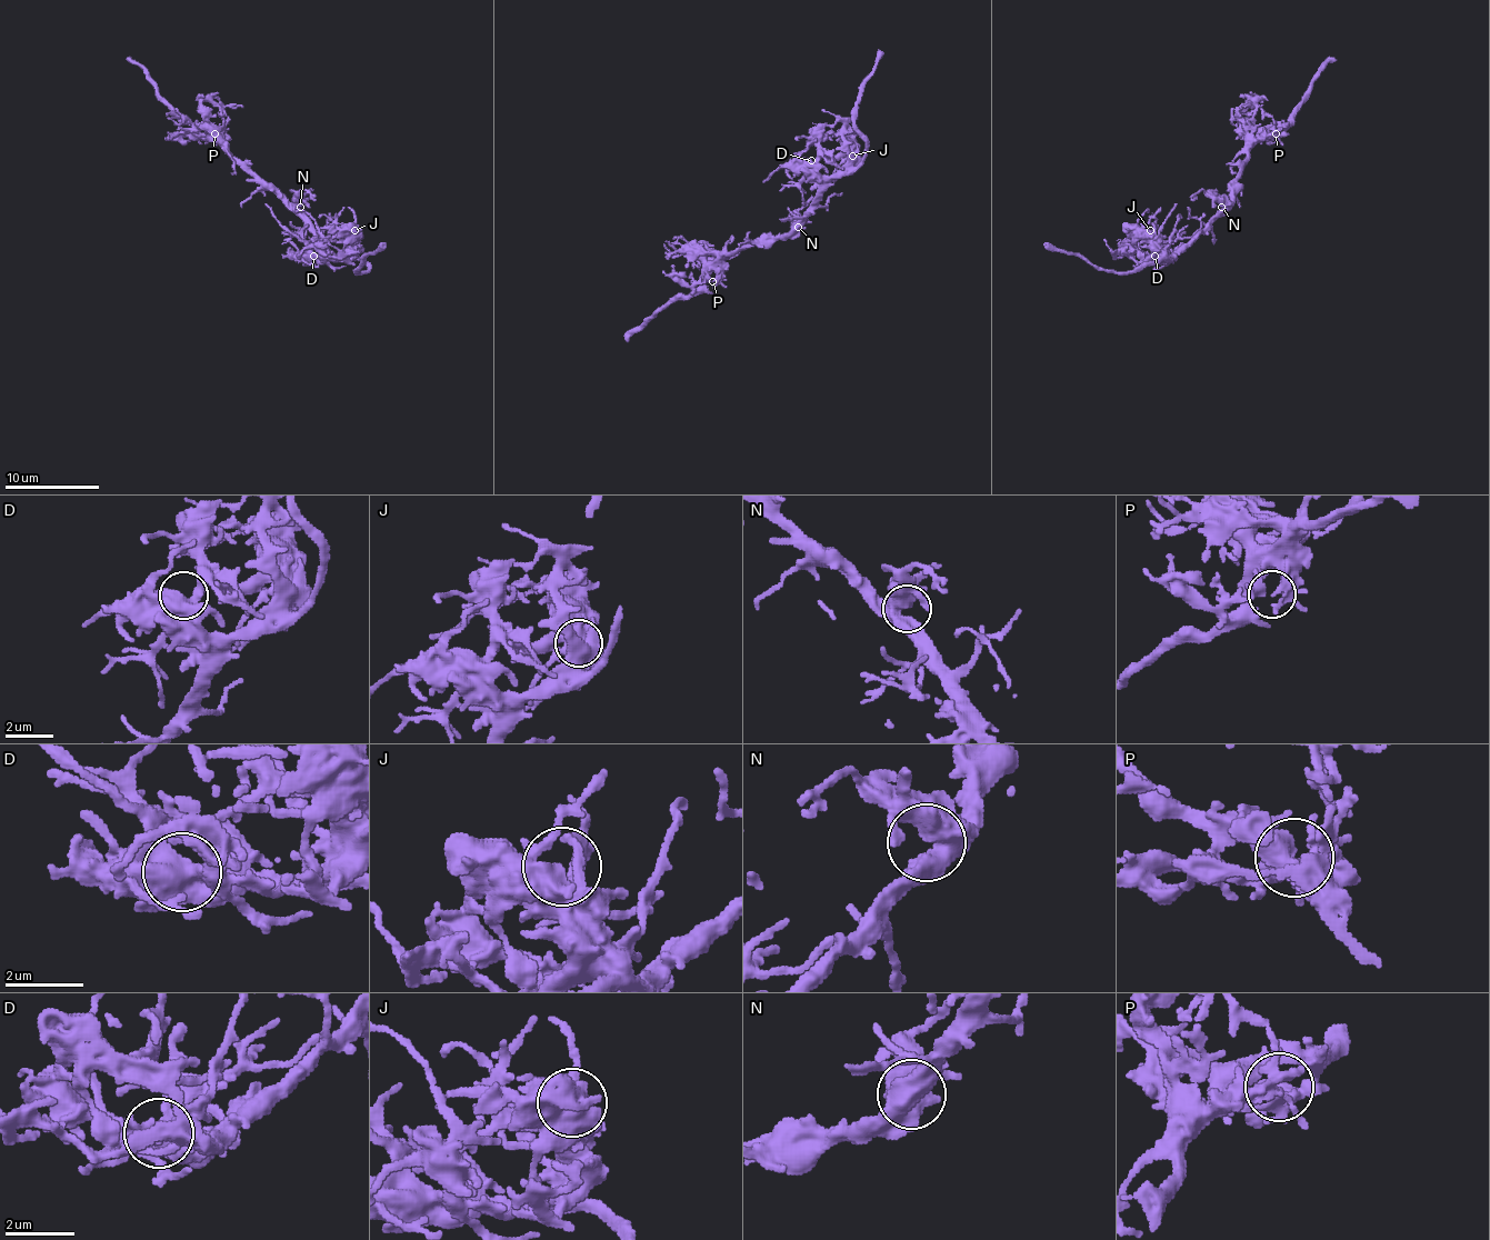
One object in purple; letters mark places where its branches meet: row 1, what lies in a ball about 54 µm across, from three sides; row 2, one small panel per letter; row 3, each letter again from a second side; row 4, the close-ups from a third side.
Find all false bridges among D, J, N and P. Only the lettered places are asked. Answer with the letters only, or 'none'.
none

